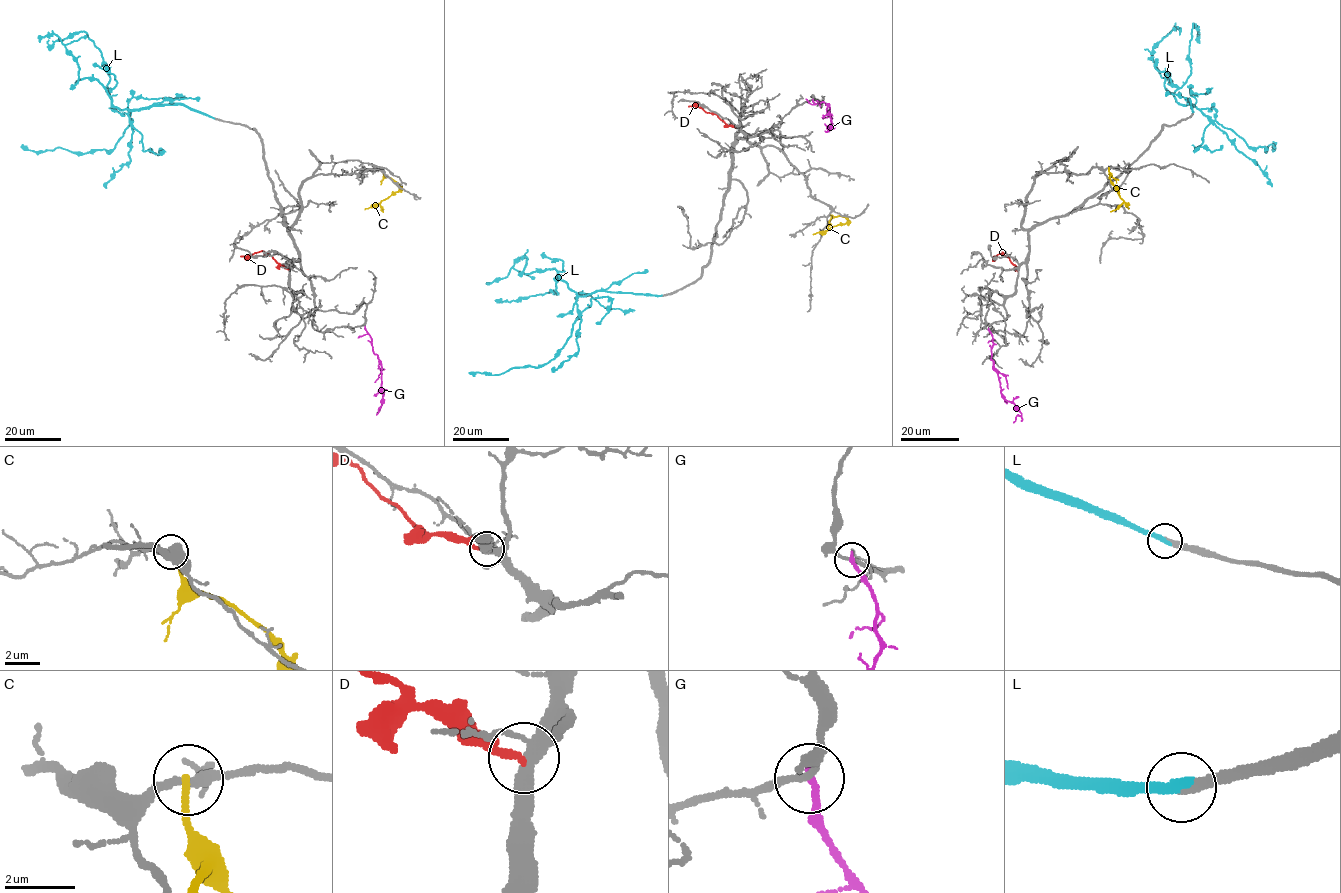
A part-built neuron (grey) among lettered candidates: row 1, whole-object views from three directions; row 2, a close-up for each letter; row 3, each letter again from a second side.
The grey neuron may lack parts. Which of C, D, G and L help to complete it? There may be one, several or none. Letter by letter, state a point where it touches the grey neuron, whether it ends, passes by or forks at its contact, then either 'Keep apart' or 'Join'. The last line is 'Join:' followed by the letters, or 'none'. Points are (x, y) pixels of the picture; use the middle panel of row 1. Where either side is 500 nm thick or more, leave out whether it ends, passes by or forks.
C: Touches grey at (829, 215). It ends there. Keep apart
D: Touches grey at (737, 128). It ends there. Keep apart
G: Touches grey at (812, 99). It ends there. Keep apart
L: Touches grey at (662, 295). It ends there. Join
Join: L

